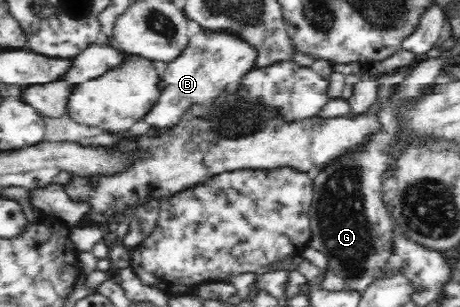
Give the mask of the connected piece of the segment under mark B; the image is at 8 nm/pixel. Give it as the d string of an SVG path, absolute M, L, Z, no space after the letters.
M201 30L192 35L188 47L164 70L163 87L158 100L142 116L142 122L155 131L169 130L192 113L192 108L215 98L219 91L233 88L246 71L253 69L256 51L242 39L227 32Z

